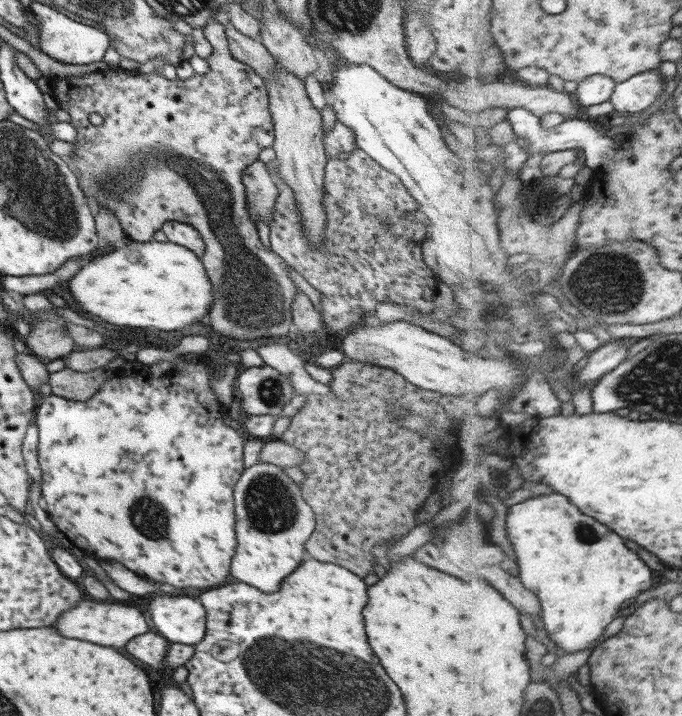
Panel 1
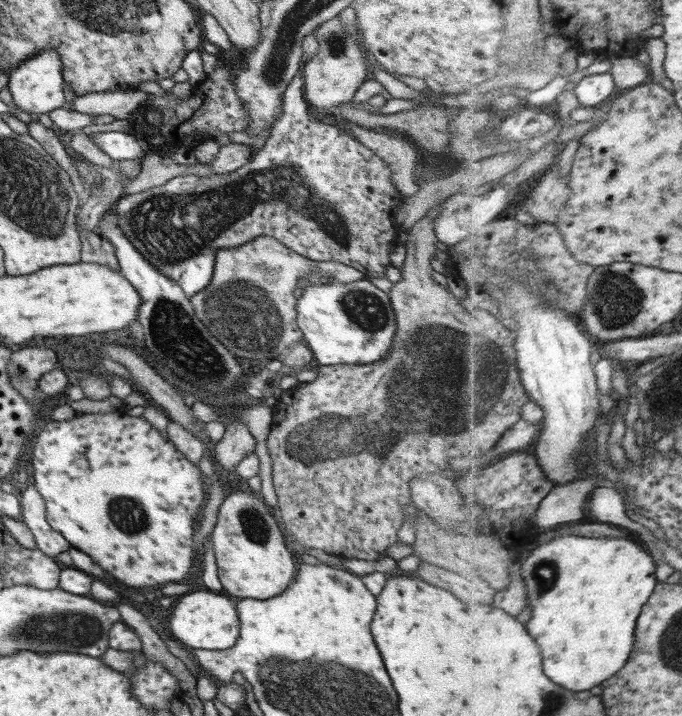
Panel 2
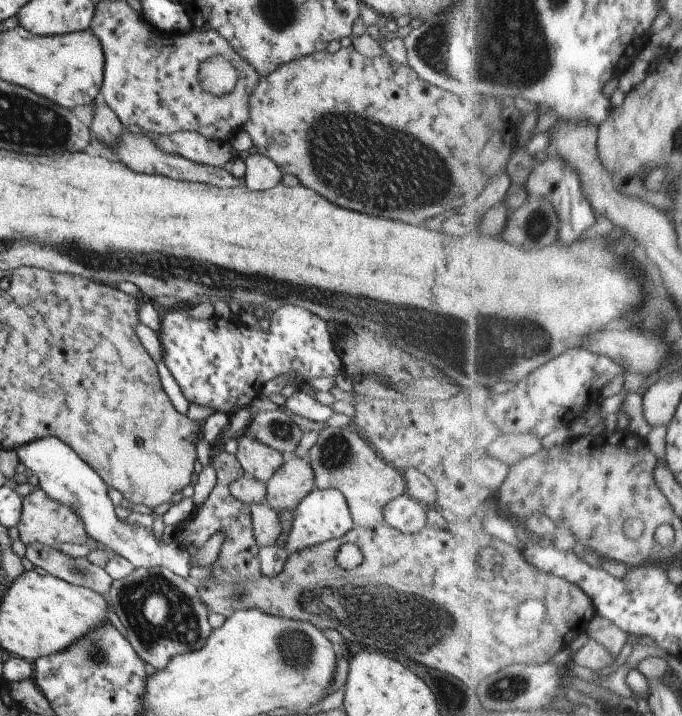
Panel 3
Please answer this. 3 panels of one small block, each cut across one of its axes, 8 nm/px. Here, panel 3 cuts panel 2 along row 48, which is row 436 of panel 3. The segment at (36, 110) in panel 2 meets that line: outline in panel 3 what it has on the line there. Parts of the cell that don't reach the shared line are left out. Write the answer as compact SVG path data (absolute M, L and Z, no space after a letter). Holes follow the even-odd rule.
M54 436L40 438L18 446L15 452L19 462L38 477L38 487L48 498L72 508L78 514L78 518L84 522L87 538L113 548L118 556L126 558L135 568L168 568L184 579L191 578L190 555L182 541L177 544L160 544L155 534L151 534L152 530L147 531L141 524L137 524L140 528L136 528L136 523L129 524L118 518L104 480L62 440Z

